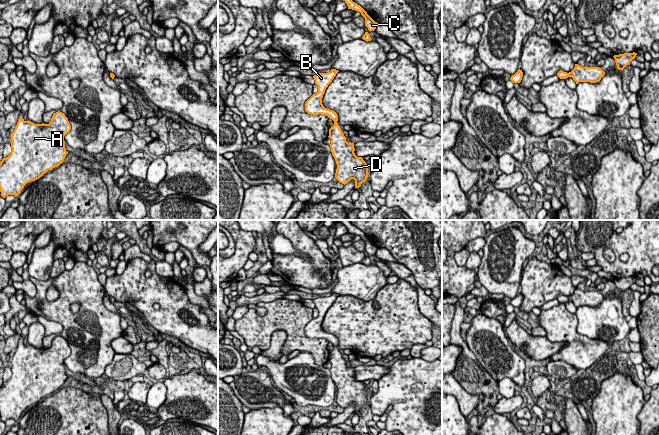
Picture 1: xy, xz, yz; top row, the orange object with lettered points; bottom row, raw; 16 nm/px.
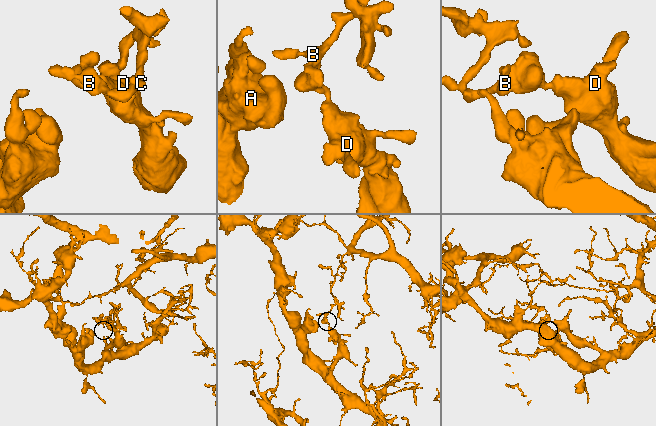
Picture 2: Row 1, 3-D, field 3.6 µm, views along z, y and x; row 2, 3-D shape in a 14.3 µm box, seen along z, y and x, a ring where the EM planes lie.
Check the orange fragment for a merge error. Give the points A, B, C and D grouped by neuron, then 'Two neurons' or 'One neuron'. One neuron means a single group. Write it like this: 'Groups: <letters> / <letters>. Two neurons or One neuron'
Groups: A B C D. One neuron

